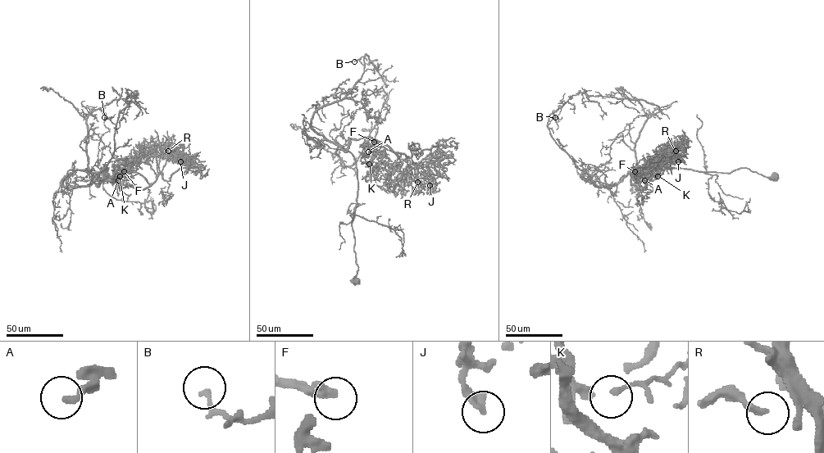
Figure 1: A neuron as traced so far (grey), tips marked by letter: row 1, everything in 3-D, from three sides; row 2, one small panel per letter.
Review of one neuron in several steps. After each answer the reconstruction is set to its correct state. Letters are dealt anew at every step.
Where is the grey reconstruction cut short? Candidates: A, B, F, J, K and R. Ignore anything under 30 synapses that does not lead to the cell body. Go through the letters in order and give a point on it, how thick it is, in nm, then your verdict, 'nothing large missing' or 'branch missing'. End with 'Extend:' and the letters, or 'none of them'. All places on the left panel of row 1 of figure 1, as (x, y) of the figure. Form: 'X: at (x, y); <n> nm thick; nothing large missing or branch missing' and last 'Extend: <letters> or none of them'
A: at (118, 180); 200 nm thick; nothing large missing
B: at (104, 117); 170 nm thick; nothing large missing
F: at (124, 171); 360 nm thick; nothing large missing
J: at (180, 161); 320 nm thick; nothing large missing
K: at (120, 176); 160 nm thick; nothing large missing
R: at (168, 151); 180 nm thick; nothing large missing
Extend: none of them

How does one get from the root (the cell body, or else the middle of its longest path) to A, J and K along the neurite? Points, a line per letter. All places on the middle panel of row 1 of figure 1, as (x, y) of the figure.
A: (356, 281), (357, 169), (342, 149), (348, 137), (370, 138), (400, 156), (368, 151)
J: (356, 281), (357, 169), (342, 149), (348, 137), (370, 138), (403, 153), (430, 185)
K: (356, 281), (357, 169), (342, 149), (348, 137), (370, 138), (400, 154), (374, 151), (369, 164)

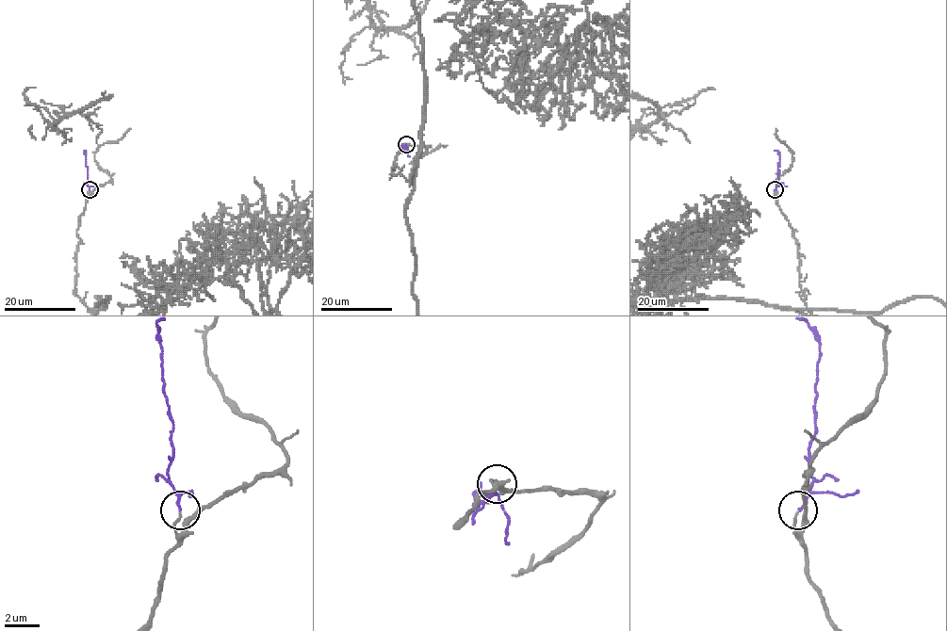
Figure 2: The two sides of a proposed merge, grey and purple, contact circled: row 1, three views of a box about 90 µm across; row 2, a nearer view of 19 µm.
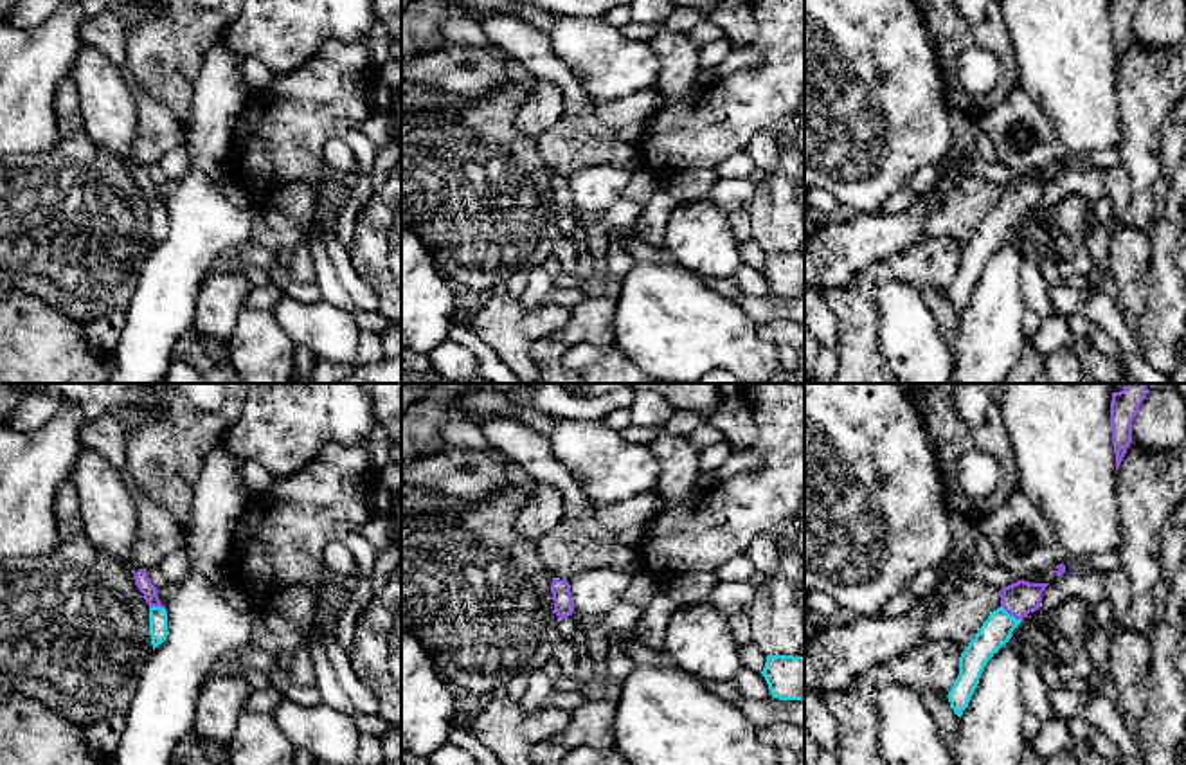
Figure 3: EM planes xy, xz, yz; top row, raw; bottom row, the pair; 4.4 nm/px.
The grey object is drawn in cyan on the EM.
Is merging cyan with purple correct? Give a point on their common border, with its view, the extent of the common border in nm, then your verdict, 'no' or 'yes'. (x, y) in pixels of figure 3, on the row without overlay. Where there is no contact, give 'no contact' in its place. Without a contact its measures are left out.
contact yz (1012, 213); length 120 nm; yes

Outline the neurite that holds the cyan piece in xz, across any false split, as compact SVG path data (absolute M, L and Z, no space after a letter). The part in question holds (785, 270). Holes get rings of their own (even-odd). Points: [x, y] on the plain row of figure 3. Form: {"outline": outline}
{"outline": "M767 252L761 272L774 295L804 297L804 254Z"}

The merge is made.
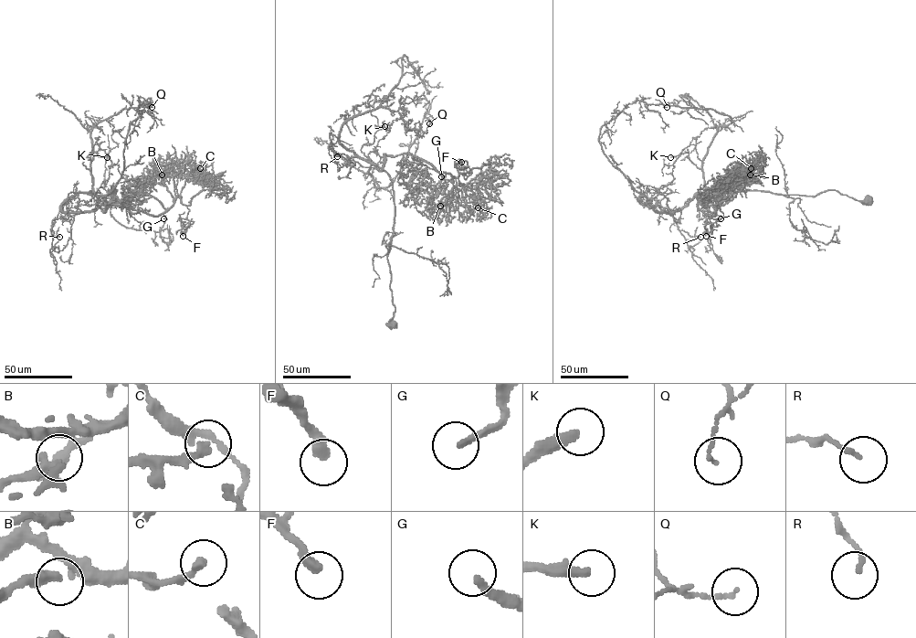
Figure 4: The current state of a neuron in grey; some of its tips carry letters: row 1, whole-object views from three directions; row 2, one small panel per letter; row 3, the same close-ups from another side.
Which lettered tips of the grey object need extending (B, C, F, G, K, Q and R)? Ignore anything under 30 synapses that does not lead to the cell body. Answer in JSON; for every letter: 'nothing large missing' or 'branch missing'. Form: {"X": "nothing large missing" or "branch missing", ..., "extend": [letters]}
{"B": "nothing large missing", "C": "nothing large missing", "F": "nothing large missing", "G": "branch missing", "K": "branch missing", "Q": "nothing large missing", "R": "nothing large missing", "extend": ["G", "K"]}

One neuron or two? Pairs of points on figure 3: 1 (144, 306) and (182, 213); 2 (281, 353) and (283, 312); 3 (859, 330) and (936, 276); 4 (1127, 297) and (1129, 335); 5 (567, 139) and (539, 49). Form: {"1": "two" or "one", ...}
{"1": "one", "2": "two", "3": "one", "4": "two", "5": "one"}

